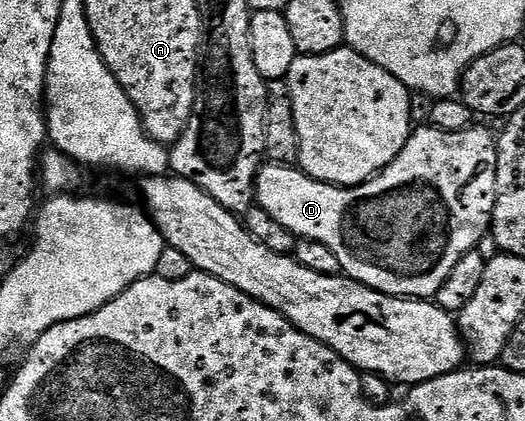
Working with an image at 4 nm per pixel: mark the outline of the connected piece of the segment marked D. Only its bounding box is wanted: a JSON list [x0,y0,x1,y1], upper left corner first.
[256,126,497,297]

